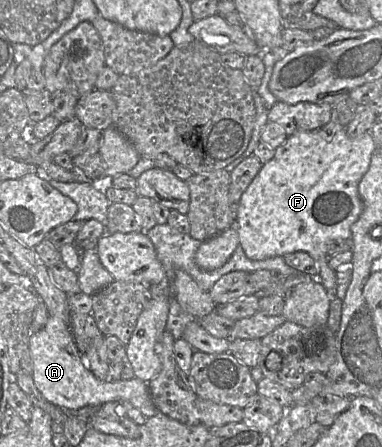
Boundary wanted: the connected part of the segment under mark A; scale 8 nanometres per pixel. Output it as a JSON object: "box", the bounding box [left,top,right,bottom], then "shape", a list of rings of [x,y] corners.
{"box":[28,316,158,419],"shape":[[[49,316],[41,330],[30,334],[28,349],[33,361],[32,378],[35,386],[47,401],[59,408],[77,411],[85,407],[99,407],[107,402],[127,401],[147,419],[158,412],[148,383],[135,377],[117,382],[97,378],[76,346],[71,325]]]}

